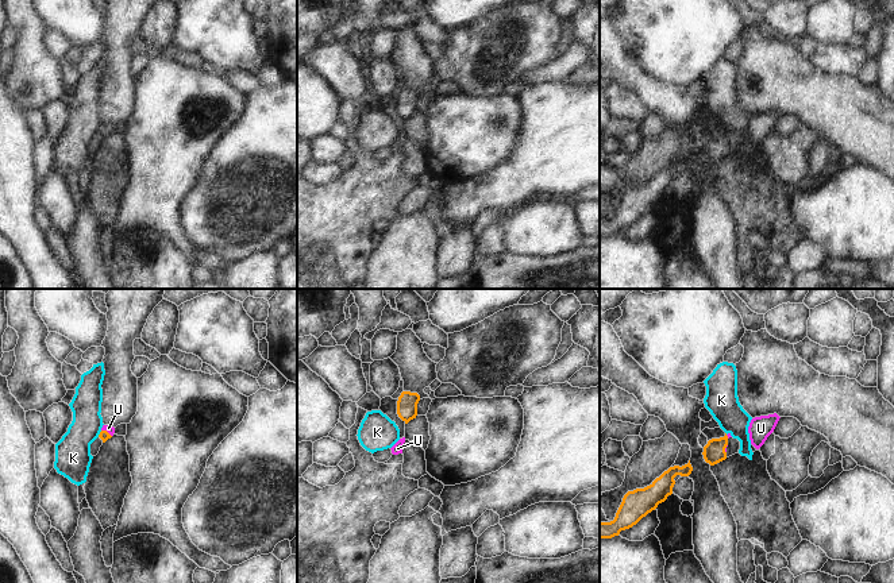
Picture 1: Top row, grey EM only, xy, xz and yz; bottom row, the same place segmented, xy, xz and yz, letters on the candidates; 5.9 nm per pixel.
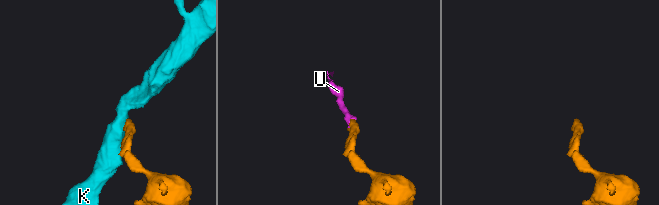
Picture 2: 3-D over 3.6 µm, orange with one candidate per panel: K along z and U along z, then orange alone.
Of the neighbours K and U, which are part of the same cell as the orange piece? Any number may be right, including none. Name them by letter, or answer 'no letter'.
U

